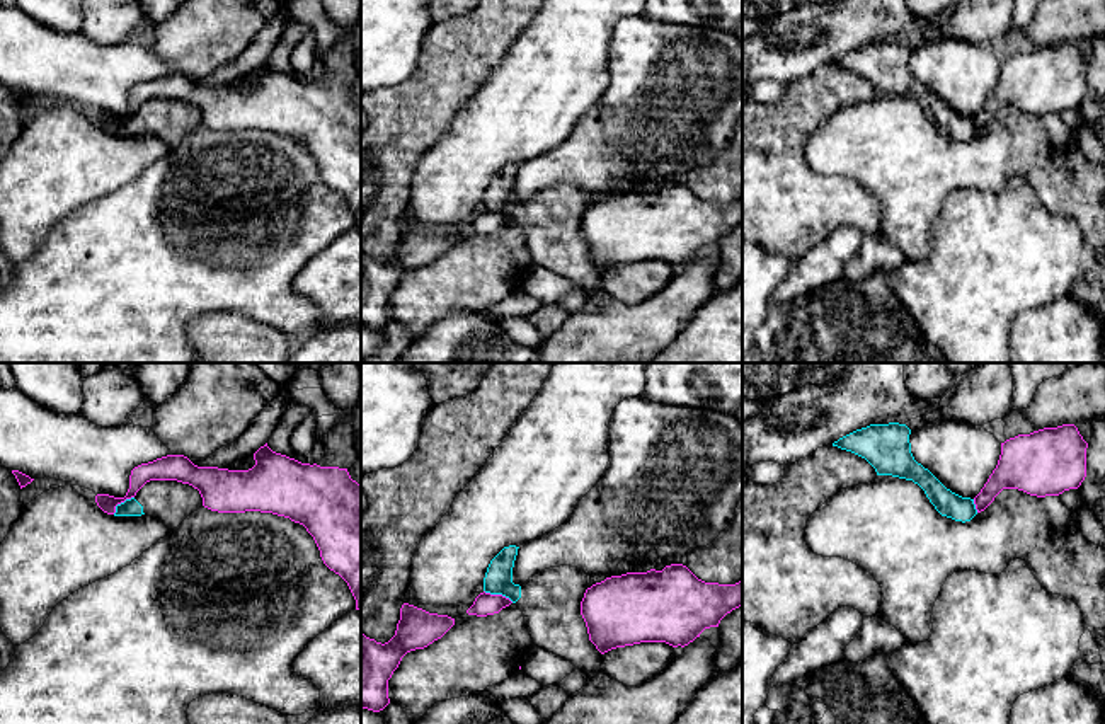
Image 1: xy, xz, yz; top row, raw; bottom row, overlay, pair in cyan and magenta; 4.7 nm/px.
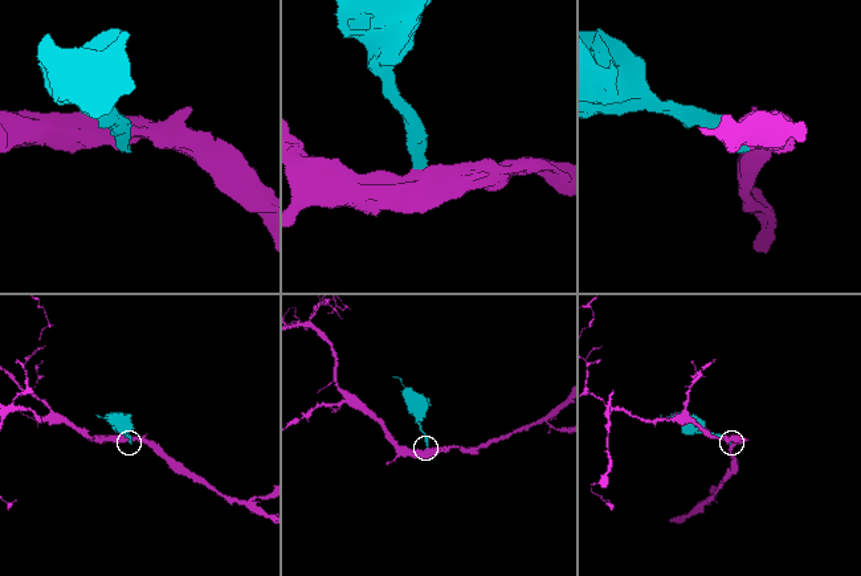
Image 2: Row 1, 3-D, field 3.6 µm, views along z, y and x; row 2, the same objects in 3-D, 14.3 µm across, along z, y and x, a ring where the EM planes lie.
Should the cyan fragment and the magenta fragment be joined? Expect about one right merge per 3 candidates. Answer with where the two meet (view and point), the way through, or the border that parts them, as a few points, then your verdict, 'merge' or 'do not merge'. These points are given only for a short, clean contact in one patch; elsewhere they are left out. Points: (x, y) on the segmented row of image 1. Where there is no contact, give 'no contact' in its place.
meets cyan in xz at (499, 593); border along xz (484, 590), (504, 595), (513, 602); do not merge

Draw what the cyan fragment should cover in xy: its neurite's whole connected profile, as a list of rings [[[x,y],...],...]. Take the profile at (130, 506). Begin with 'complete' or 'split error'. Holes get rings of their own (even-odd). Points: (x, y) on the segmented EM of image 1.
split error | [[[150,480],[135,497],[116,506],[114,516],[152,516],[169,530],[177,528],[203,506],[198,489],[177,480]]]

